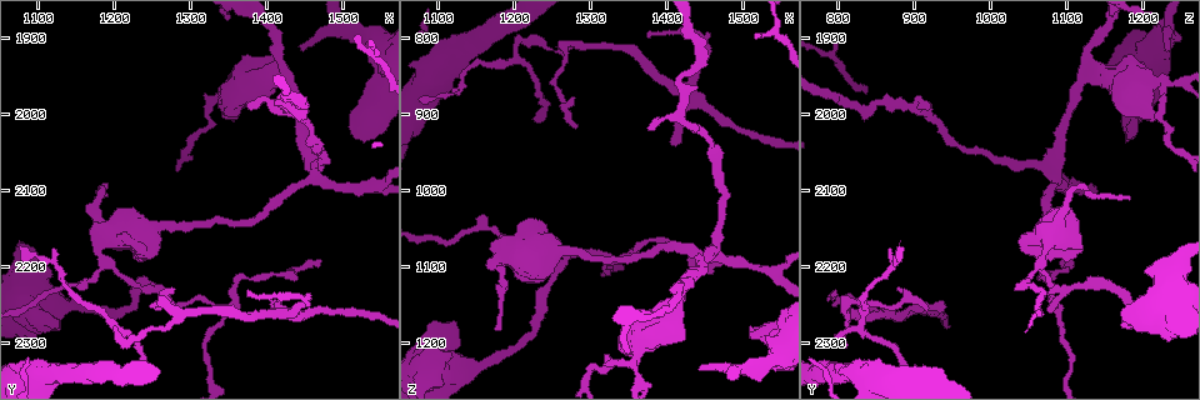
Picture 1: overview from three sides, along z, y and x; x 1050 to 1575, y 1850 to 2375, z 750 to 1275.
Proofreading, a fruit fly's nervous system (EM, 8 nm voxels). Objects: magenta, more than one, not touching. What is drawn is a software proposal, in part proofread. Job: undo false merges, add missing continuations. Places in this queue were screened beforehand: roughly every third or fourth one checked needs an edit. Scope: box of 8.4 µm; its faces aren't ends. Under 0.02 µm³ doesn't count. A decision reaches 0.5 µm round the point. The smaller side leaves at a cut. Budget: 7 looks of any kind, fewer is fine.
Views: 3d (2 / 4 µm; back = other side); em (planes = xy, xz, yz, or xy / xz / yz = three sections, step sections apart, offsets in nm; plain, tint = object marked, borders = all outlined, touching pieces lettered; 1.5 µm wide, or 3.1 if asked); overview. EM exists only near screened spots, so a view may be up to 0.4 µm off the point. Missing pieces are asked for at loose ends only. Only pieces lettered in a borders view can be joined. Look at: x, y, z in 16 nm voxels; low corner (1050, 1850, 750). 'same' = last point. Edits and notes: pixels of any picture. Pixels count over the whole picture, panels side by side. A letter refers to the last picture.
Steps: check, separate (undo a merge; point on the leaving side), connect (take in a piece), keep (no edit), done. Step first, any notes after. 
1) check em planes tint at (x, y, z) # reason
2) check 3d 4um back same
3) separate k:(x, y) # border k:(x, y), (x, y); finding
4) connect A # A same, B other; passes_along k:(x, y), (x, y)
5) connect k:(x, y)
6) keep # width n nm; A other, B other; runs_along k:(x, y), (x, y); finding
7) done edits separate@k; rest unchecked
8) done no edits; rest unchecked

check 3d 2um at (1450, 1920, 1230) # free end

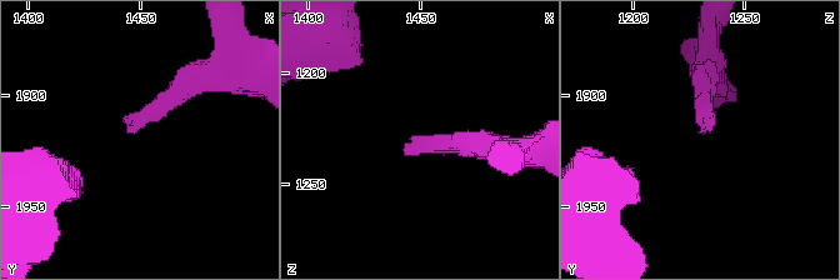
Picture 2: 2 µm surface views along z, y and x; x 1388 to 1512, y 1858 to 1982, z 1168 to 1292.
check em planes tint at (1445, 1918, 1232) # shape alone is not enough

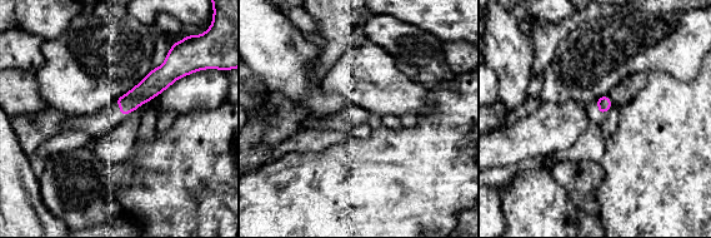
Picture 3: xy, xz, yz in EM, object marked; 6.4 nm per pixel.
check em planes borders same

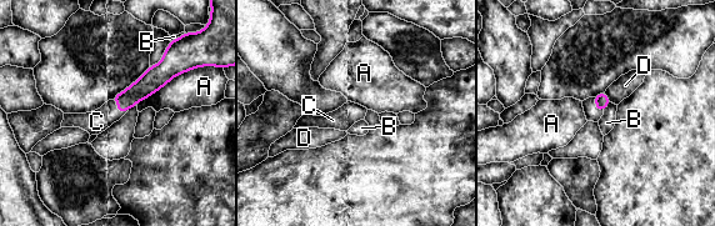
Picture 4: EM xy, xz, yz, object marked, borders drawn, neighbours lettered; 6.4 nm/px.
connect C # longest_contact A 420 nm; A other, B other, C same, D other; the neuron continues

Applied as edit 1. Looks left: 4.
check overview # see it whole again

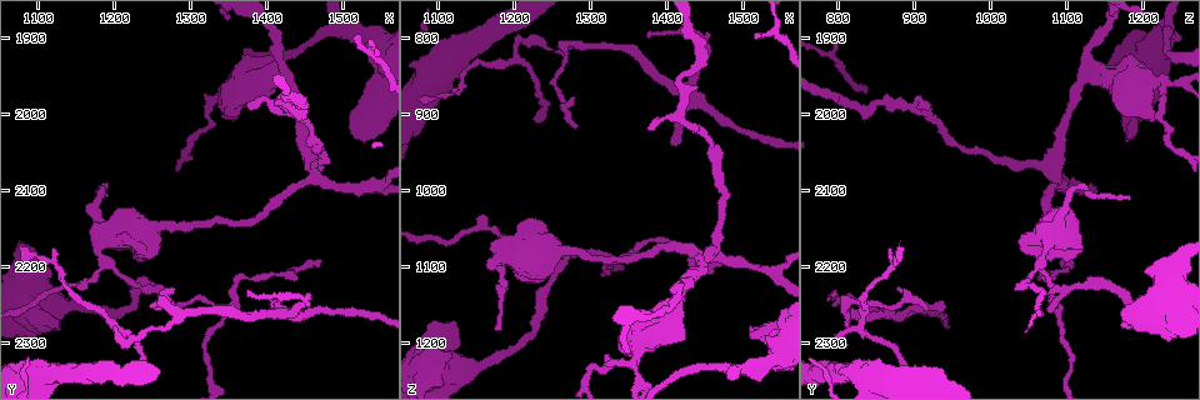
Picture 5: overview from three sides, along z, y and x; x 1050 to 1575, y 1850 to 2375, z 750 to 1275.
check 3d 4um at (1510, 2020, 1180) # branch stops here

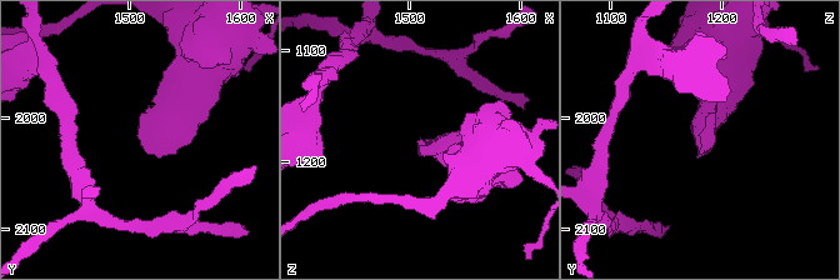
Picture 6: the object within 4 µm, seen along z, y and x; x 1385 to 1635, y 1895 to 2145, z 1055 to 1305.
check em xy step 4 tint at (1508, 2022, 1178) # need the tissue

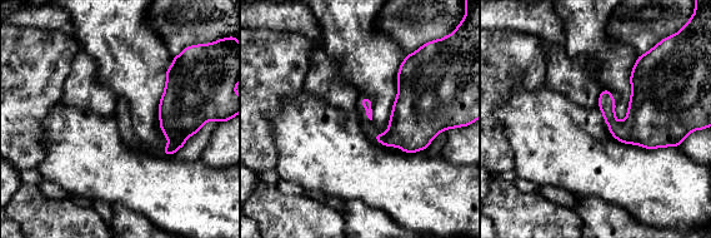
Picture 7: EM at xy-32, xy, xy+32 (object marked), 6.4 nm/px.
check em xy step 4 borders same

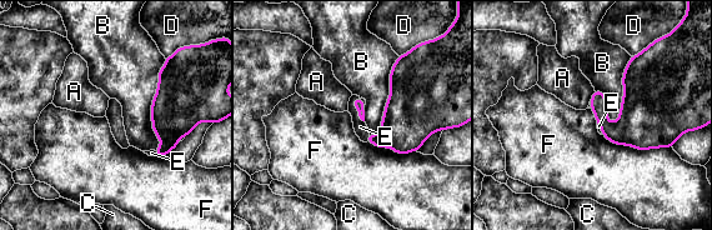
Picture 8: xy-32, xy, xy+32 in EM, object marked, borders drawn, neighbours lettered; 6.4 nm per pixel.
connect E # longest_contact B 600 nm; A other, B other, C other, D other, E same, F other; the neuron continues

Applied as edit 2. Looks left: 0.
done edits connect@4, connect@8; rest unchecked

